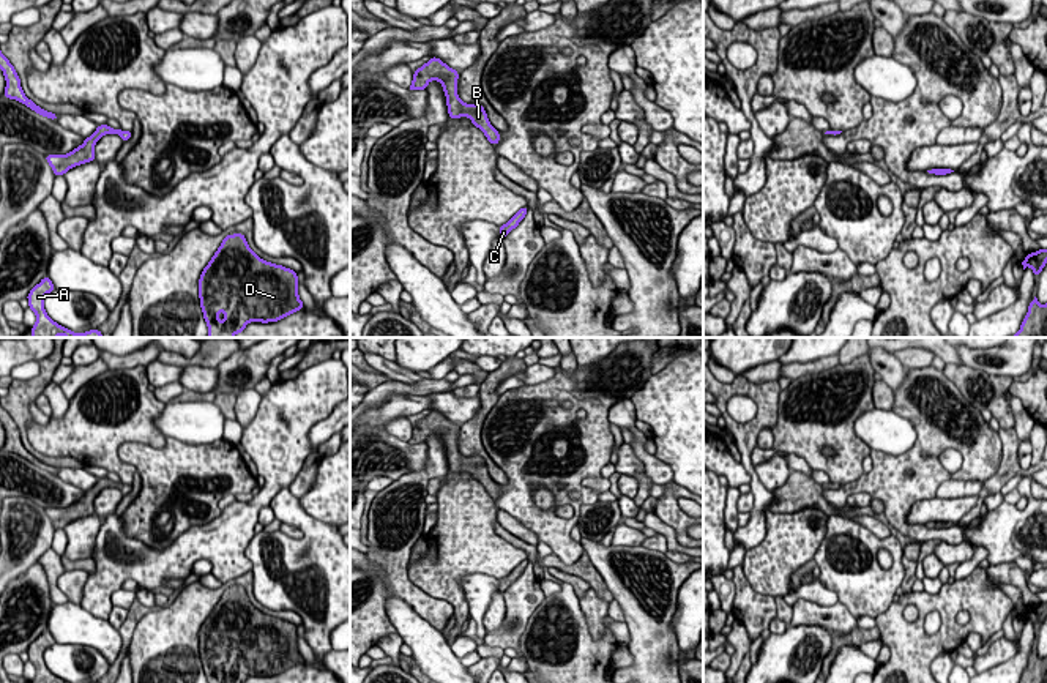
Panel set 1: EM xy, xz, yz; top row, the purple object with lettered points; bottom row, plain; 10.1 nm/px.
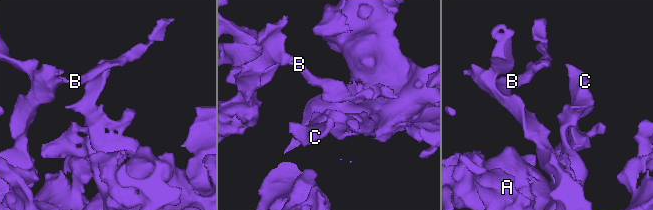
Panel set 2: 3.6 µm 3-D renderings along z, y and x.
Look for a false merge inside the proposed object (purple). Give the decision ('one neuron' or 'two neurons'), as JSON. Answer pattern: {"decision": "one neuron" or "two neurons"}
{"decision": "one neuron"}

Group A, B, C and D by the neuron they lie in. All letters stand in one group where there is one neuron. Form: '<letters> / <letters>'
A B C D

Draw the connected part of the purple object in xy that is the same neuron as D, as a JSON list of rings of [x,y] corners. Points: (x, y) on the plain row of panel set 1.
[[[229,587],[199,633],[199,651],[208,683],[244,683],[251,675],[278,675],[304,661],[298,626],[260,612],[243,587]]]

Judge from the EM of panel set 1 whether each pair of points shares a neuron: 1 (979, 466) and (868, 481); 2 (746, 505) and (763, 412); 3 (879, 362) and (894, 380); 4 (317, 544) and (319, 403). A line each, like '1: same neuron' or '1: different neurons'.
1: same neuron
2: different neurons
3: same neuron
4: different neurons

